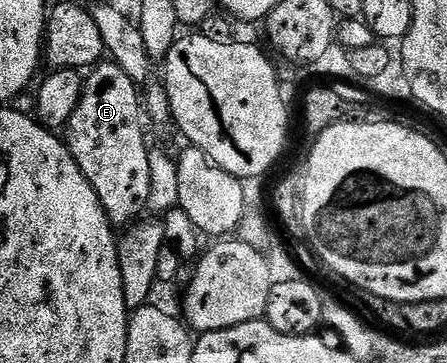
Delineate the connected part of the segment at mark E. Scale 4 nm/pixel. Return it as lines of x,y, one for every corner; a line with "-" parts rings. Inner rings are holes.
103,59
85,74
82,83
80,103
72,111
70,120
64,126
64,140
70,153
76,159
80,171
92,183
96,195
106,212
106,218
115,227
126,227
147,212
152,191
151,146
146,145
144,122
144,101
140,96
139,82
134,81
112,59

